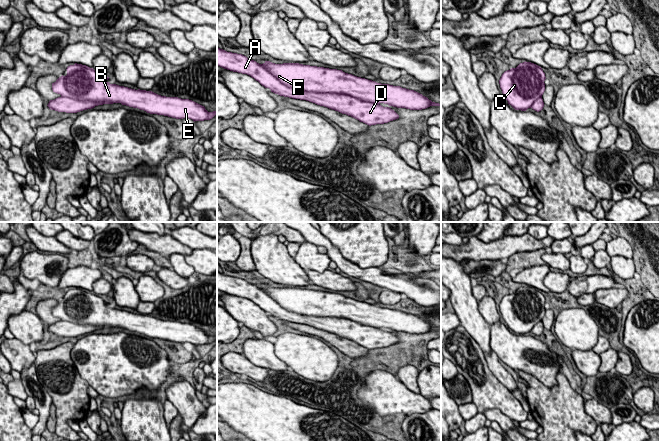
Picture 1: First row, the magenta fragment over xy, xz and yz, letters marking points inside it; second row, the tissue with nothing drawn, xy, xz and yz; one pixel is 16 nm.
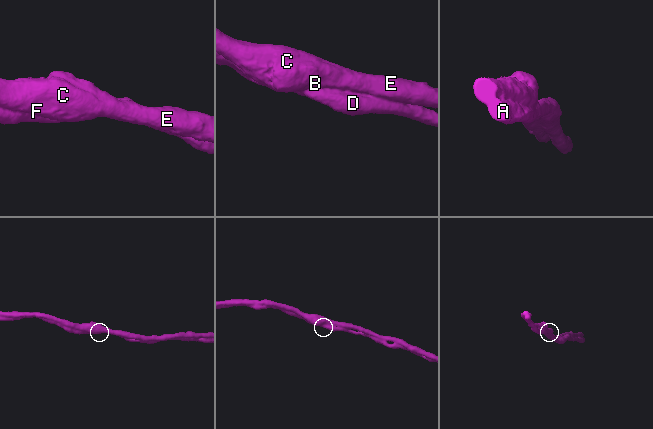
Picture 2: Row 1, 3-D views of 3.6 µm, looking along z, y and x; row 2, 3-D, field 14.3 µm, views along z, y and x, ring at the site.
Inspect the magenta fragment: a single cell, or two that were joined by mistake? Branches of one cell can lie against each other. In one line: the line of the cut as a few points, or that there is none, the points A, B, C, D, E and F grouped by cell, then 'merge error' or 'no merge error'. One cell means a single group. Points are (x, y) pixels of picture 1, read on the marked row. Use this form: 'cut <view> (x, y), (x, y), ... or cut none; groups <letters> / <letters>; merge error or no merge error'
cut none; groups A B C D E F; no merge error

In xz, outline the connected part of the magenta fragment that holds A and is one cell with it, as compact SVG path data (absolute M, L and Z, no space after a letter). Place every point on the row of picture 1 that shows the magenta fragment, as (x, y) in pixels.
M218 47L217 65L251 76L275 94L327 107L369 126L398 119L391 106L410 110L440 106L414 90L377 83L342 70L299 63L259 64Z

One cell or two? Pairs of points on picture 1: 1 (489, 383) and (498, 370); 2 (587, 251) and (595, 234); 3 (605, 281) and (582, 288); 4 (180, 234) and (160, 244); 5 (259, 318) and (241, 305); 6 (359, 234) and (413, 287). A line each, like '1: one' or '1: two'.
1: two
2: two
3: one
4: two
5: one
6: two

